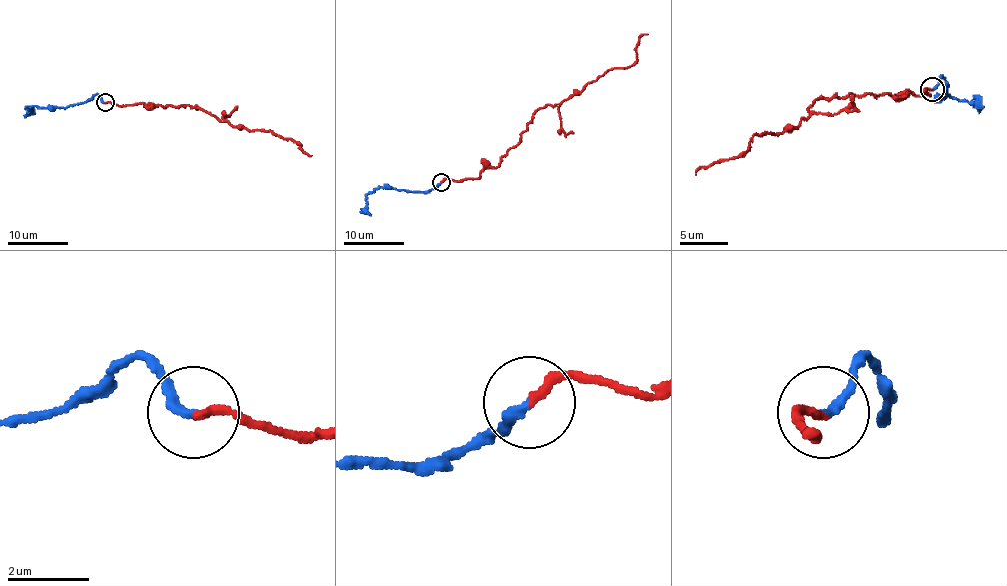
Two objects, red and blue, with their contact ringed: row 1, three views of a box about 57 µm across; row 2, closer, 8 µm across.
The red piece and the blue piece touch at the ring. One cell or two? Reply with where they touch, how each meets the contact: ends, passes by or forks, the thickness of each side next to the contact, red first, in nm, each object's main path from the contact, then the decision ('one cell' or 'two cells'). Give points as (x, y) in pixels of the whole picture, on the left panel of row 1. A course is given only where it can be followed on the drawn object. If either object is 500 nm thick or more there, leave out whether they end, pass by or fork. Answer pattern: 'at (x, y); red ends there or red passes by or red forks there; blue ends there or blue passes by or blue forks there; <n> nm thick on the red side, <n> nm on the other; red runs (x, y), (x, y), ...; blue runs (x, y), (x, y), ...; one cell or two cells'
at (105, 102); red ends there; blue ends there; 220 nm thick on the red side, 240 nm on the other; red runs (104, 102), (201, 108), (233, 126), (271, 131), (294, 140), (312, 155); blue runs (104, 102), (94, 94), (85, 102), (65, 108), (30, 108), (34, 114); two cells

